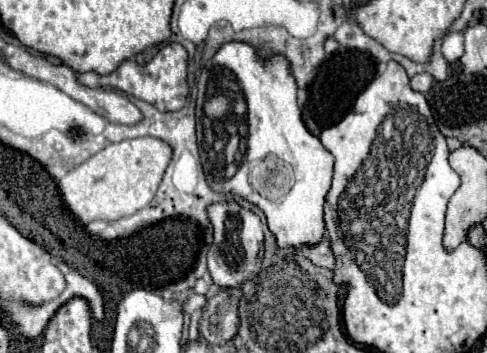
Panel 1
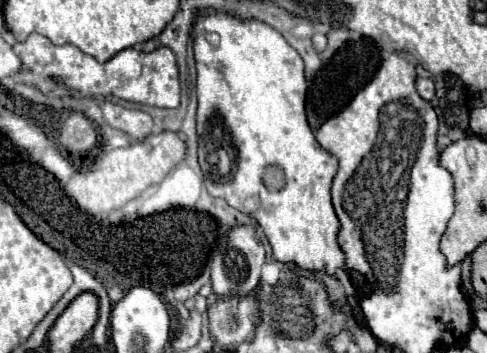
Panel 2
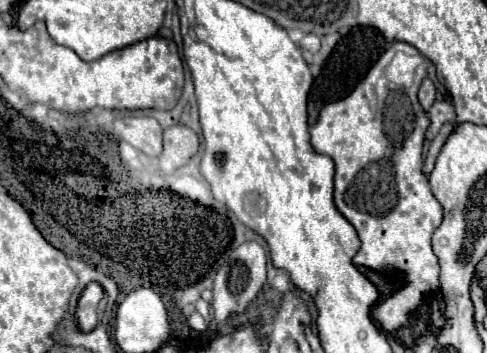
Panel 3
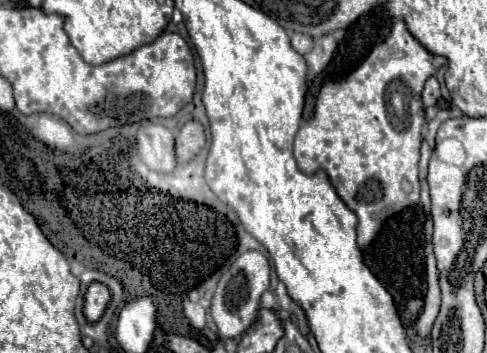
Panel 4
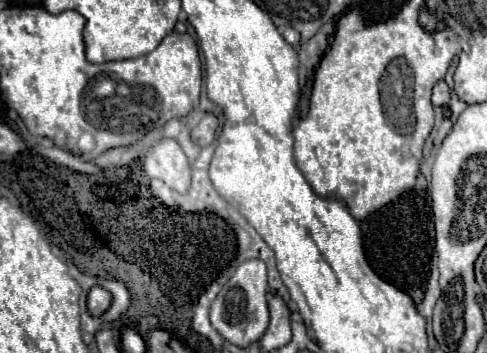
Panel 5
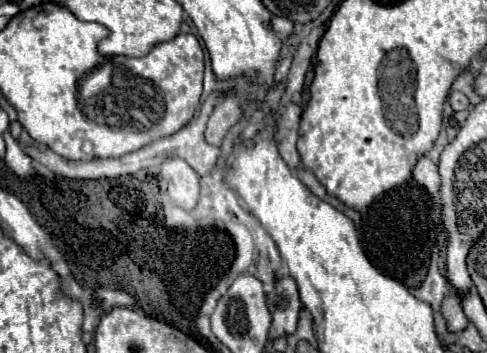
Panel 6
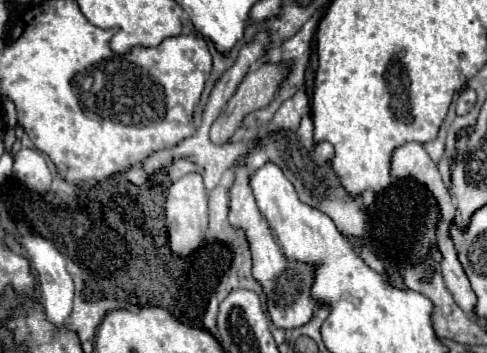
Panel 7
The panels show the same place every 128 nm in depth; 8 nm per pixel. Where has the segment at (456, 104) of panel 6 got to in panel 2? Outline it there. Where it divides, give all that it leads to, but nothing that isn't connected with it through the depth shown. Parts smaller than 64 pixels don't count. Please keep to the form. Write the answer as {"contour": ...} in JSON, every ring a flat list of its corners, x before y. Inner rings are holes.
{"contour":[[418,78,416,80,416,90,418,90,418,94,426,102,432,102,434,100,434,82,430,78]]}

